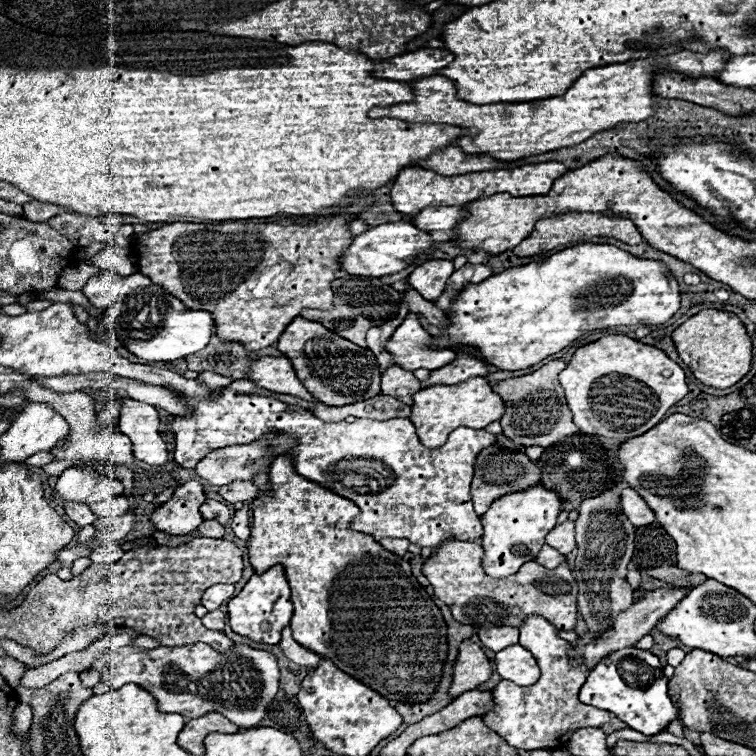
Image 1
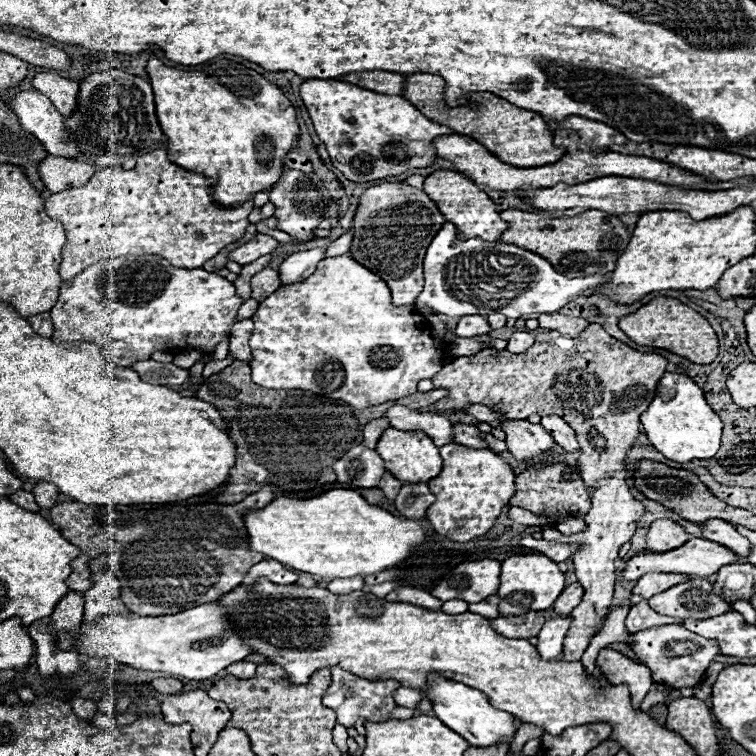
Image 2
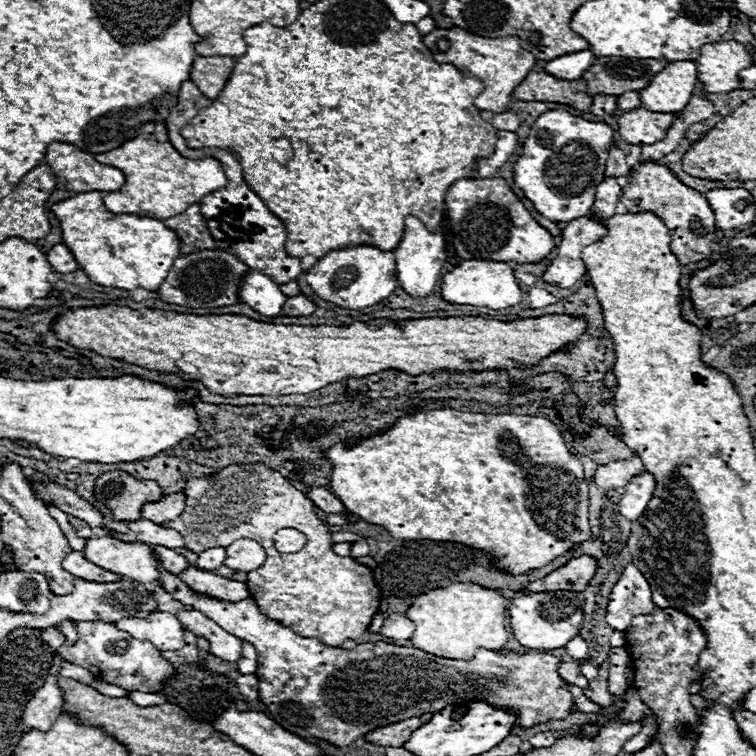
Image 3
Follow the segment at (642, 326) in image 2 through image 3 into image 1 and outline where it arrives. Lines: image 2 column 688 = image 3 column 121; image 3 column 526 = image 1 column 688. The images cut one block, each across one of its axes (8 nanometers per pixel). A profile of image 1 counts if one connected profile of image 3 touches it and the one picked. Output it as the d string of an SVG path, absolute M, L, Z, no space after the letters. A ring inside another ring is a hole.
M712 308L702 310L690 316L684 324L680 324L674 330L672 340L684 364L688 364L694 376L706 386L730 388L750 372L752 340L744 324L732 312L722 312L722 310L712 310Z

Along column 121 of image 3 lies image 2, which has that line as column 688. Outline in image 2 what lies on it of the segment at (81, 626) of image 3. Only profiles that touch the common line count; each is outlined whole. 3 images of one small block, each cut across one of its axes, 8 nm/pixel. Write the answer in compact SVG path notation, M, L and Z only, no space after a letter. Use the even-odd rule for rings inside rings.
M664 624L658 628L648 628L648 630L636 632L630 636L628 644L636 652L638 660L650 668L654 682L662 682L662 684L668 684L678 690L698 686L702 682L704 672L710 666L710 662L720 654L716 640L692 634L690 630L684 630L682 624Z

